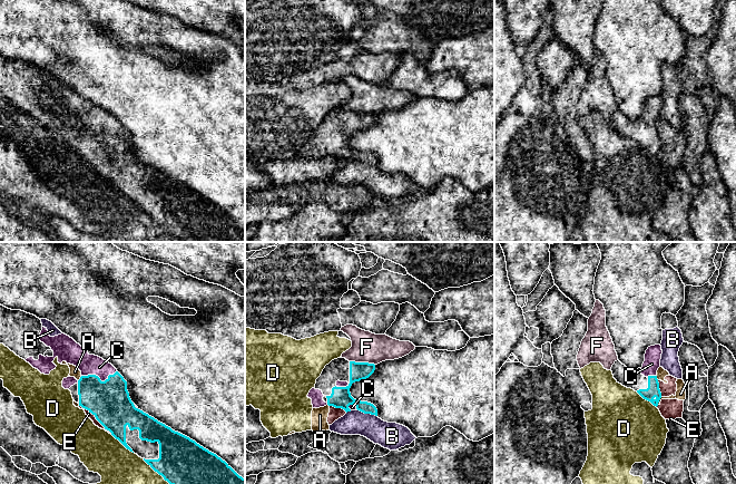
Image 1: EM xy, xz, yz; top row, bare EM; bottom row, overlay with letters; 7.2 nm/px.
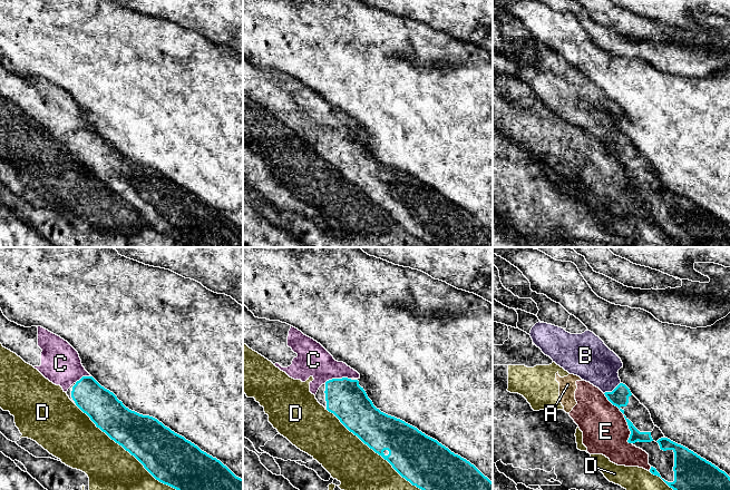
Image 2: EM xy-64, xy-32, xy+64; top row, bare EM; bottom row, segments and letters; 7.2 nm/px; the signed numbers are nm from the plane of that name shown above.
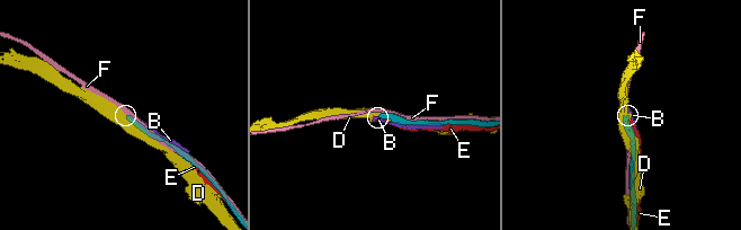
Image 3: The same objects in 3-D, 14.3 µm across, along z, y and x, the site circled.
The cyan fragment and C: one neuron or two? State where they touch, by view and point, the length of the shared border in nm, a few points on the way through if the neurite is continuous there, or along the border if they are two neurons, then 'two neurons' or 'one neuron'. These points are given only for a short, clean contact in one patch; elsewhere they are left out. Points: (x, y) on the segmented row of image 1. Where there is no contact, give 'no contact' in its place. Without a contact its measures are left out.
contact xy (98, 377); length 260 nm; way xy (109, 400), (100, 387), (98, 377), (74, 354); one neuron

